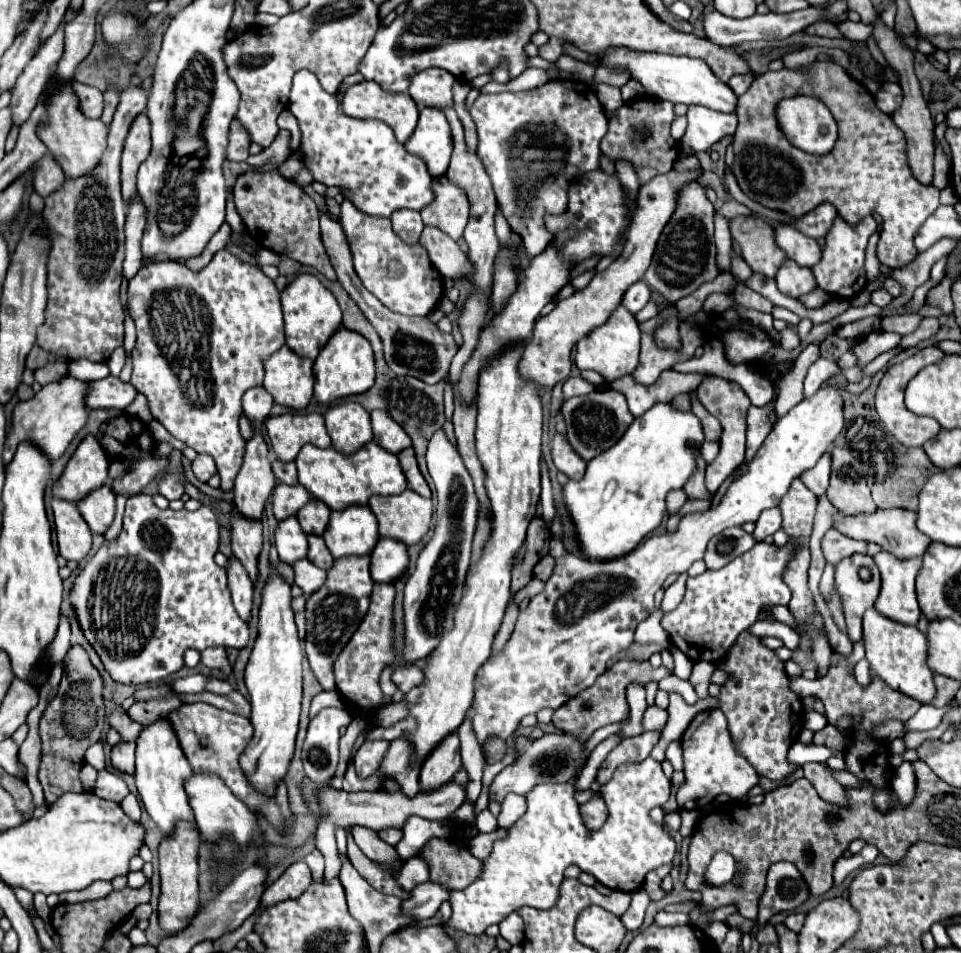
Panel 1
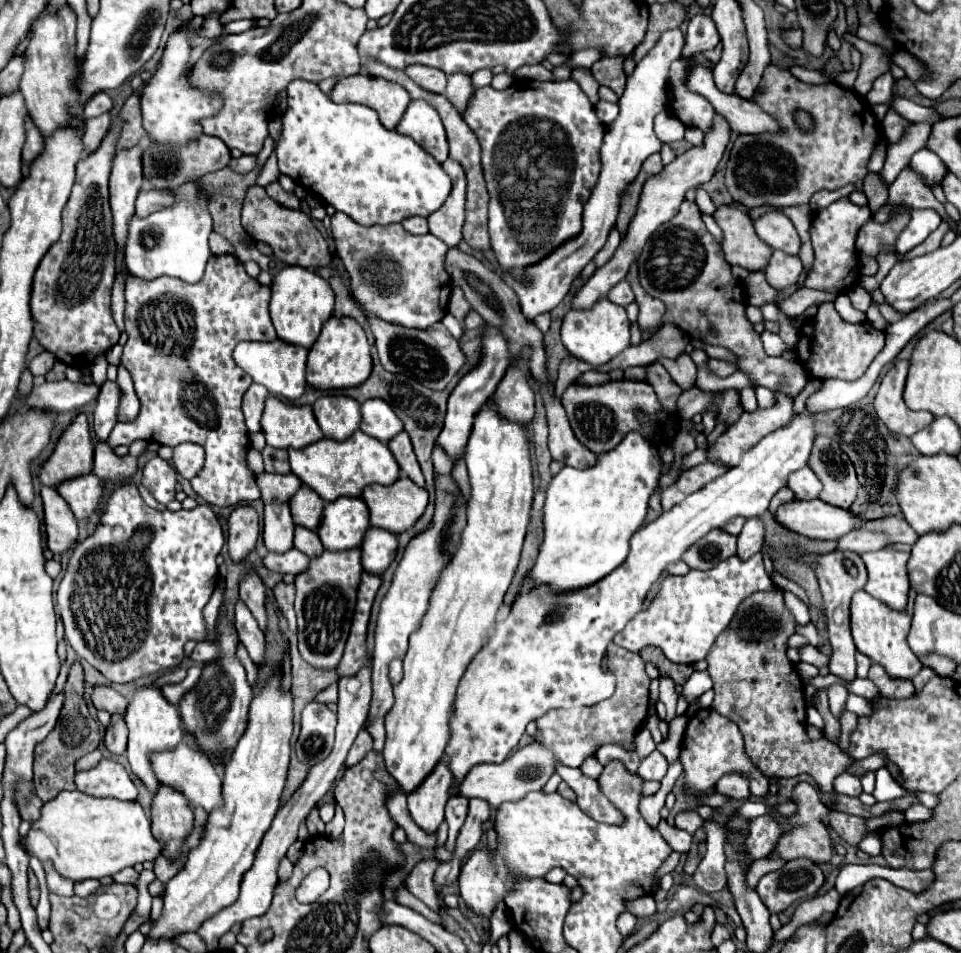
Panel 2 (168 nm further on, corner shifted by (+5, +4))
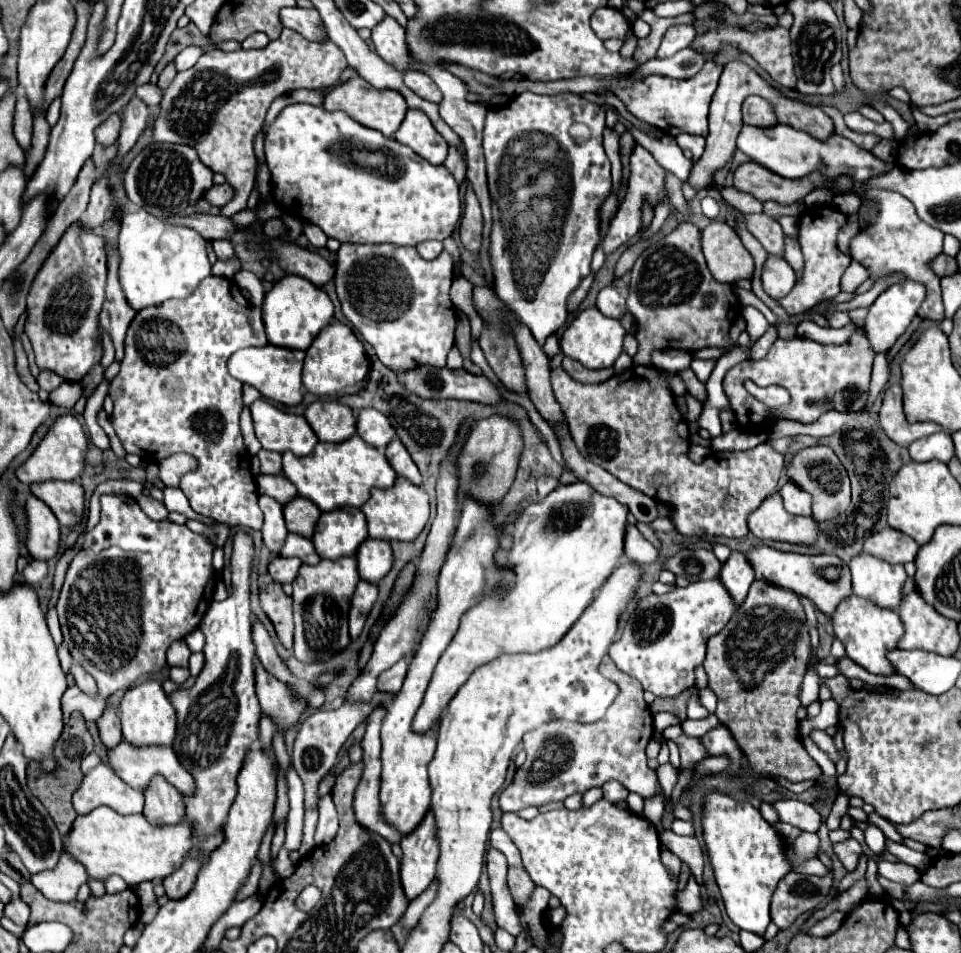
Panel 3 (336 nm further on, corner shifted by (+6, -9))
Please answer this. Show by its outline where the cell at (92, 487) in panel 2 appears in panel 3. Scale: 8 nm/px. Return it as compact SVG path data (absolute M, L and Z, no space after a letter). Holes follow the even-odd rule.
M42 481L30 491L52 509L60 525L76 527L84 521L84 491L78 481Z

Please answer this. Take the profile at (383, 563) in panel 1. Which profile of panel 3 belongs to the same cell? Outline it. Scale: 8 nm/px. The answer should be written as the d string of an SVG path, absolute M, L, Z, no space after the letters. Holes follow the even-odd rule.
M366 539L356 551L358 575L368 583L378 583L392 569L392 549L384 539Z

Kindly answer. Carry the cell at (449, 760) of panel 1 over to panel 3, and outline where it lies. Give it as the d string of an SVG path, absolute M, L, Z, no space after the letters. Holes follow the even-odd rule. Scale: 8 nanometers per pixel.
M432 813L424 817L420 827L400 841L402 861L400 861L400 881L408 901L422 895L436 875L438 845L436 845L436 825Z

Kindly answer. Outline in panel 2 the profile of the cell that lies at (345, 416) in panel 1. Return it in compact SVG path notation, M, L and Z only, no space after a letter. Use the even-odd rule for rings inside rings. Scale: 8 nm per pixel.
M323 396L313 404L315 418L325 438L343 442L361 426L361 408L349 396Z

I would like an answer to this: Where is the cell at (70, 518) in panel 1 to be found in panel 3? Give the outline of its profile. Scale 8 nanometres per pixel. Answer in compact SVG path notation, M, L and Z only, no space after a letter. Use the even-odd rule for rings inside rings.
M36 497L26 499L26 547L34 559L50 559L60 551L60 525L54 513Z

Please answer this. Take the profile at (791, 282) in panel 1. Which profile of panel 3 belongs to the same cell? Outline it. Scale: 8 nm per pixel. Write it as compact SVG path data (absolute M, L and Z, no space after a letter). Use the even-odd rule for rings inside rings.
M768 255L764 269L762 269L762 287L764 291L778 299L784 297L796 283L796 275L792 267L782 259L782 257L772 257Z

